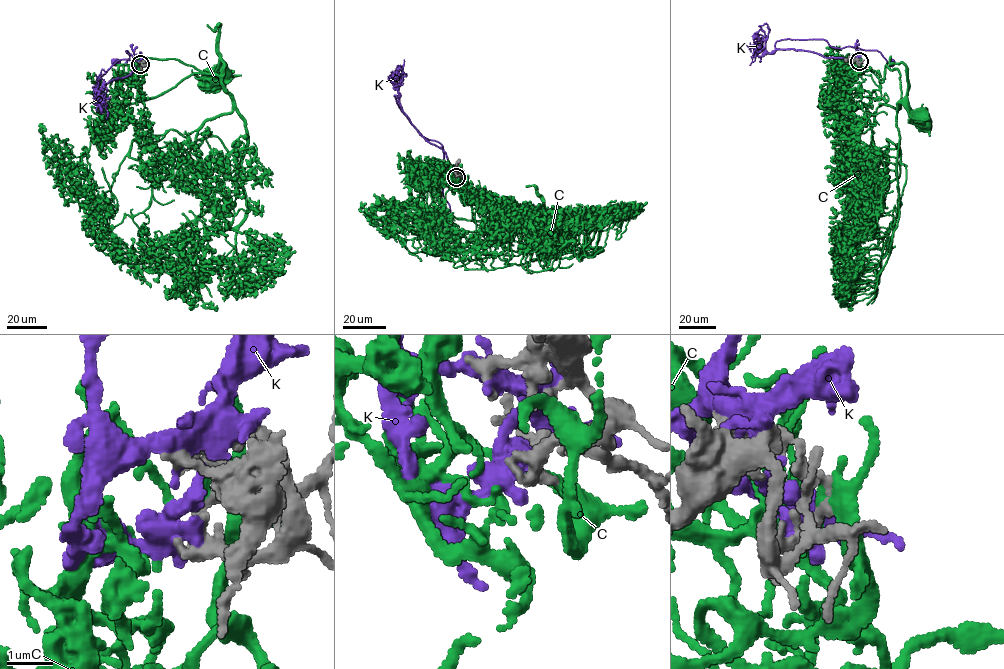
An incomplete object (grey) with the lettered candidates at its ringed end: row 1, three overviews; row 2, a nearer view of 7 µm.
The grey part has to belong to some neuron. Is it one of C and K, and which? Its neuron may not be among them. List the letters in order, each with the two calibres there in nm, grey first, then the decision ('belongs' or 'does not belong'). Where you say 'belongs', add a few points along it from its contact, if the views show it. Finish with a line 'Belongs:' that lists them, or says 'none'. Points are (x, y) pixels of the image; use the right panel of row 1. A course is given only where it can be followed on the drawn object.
C: 200/240 nm | belongs | via (859, 61), (860, 76), (873, 69), (882, 82), (885, 66), (898, 70), (897, 108), (905, 105), (920, 118)
K: 320/320 nm | does not belong
Belongs: C

